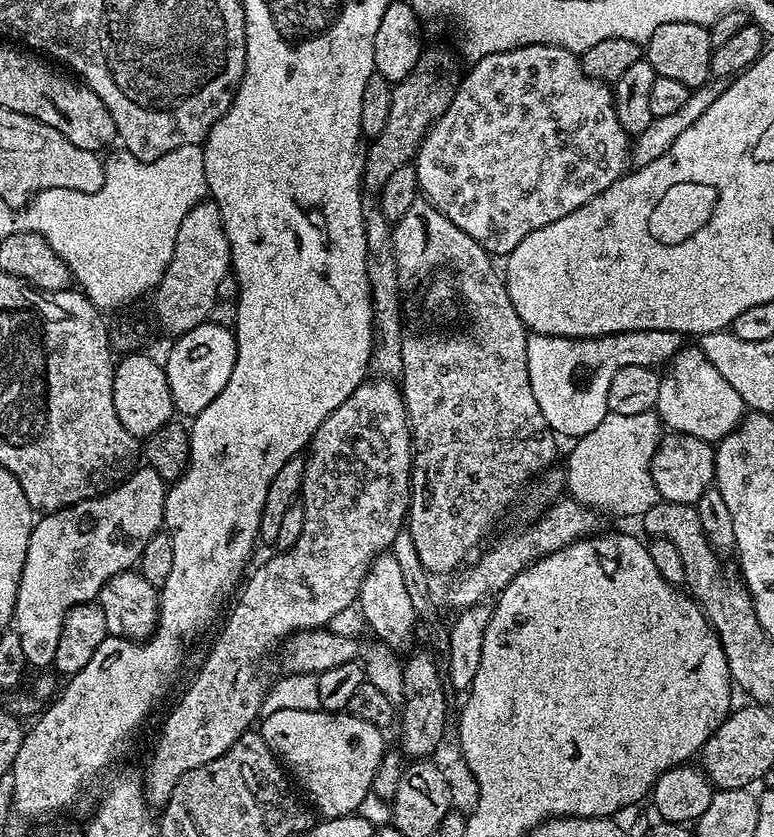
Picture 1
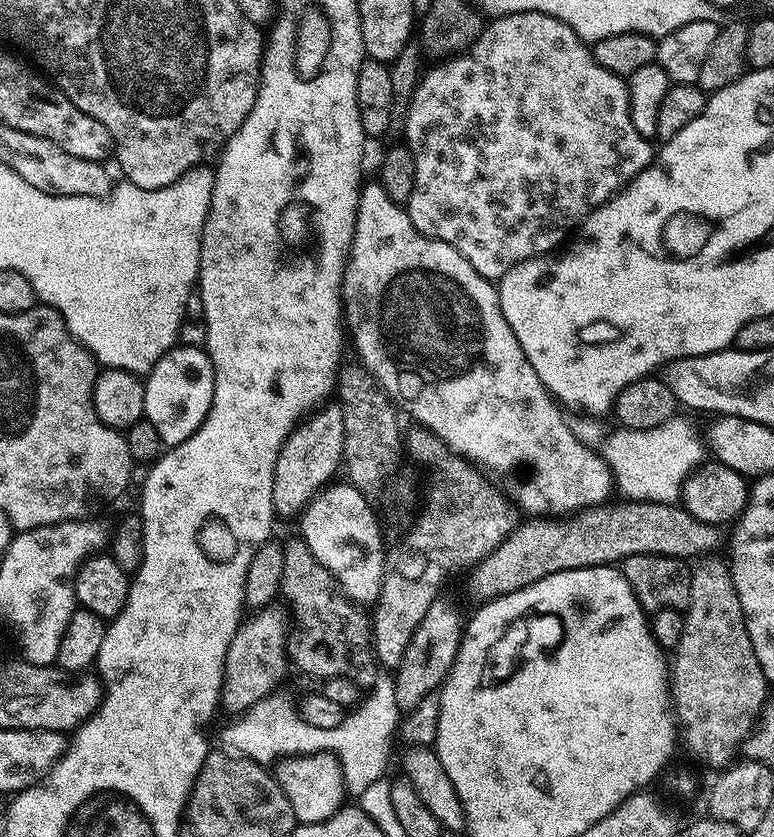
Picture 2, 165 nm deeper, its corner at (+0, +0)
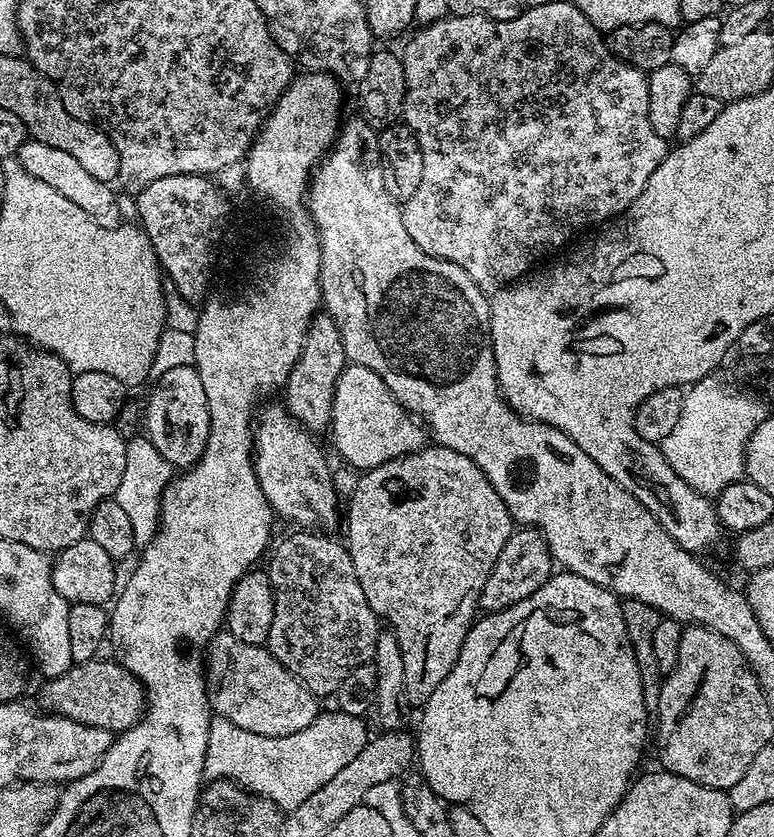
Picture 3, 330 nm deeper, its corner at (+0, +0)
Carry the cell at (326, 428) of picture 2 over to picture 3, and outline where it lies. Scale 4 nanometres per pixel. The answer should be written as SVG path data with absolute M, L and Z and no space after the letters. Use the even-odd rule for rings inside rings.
M327 314L313 316L310 326L306 330L302 354L298 354L298 362L294 362L288 380L282 389L284 407L308 432L319 434L319 432L327 433L329 431L332 423L336 383L348 363L349 358L344 353L342 336L334 318Z

